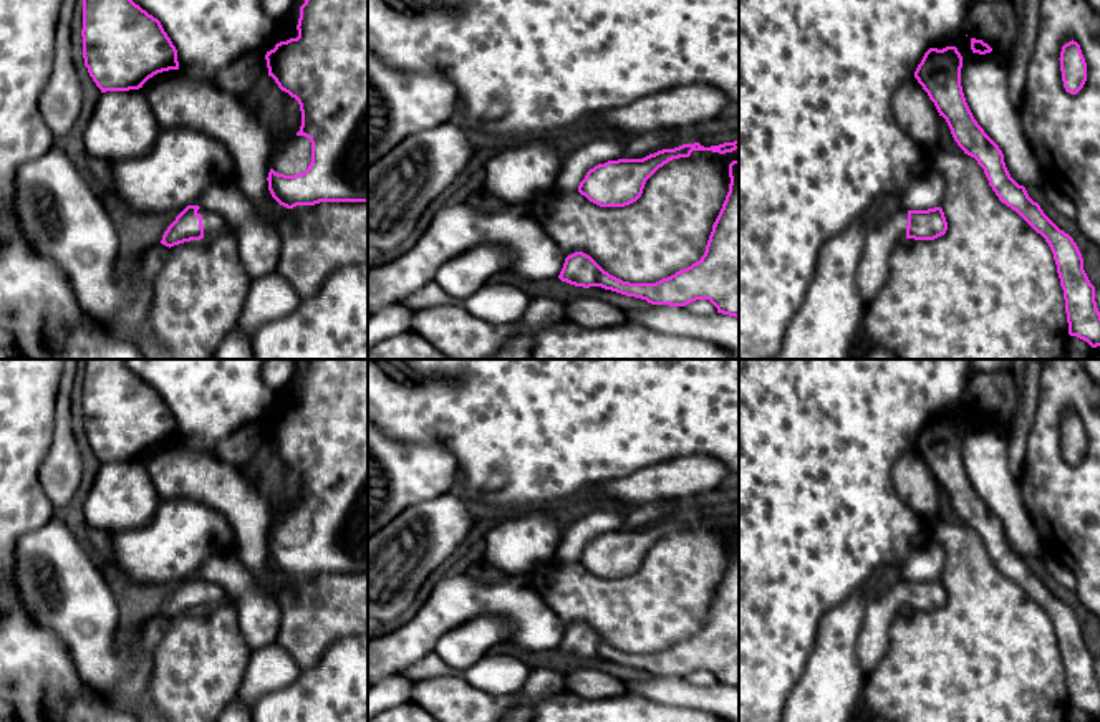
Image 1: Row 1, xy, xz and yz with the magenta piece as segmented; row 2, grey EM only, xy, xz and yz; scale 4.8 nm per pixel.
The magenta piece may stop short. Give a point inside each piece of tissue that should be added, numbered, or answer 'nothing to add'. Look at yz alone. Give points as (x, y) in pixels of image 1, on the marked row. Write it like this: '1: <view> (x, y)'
1: yz (873, 267)

